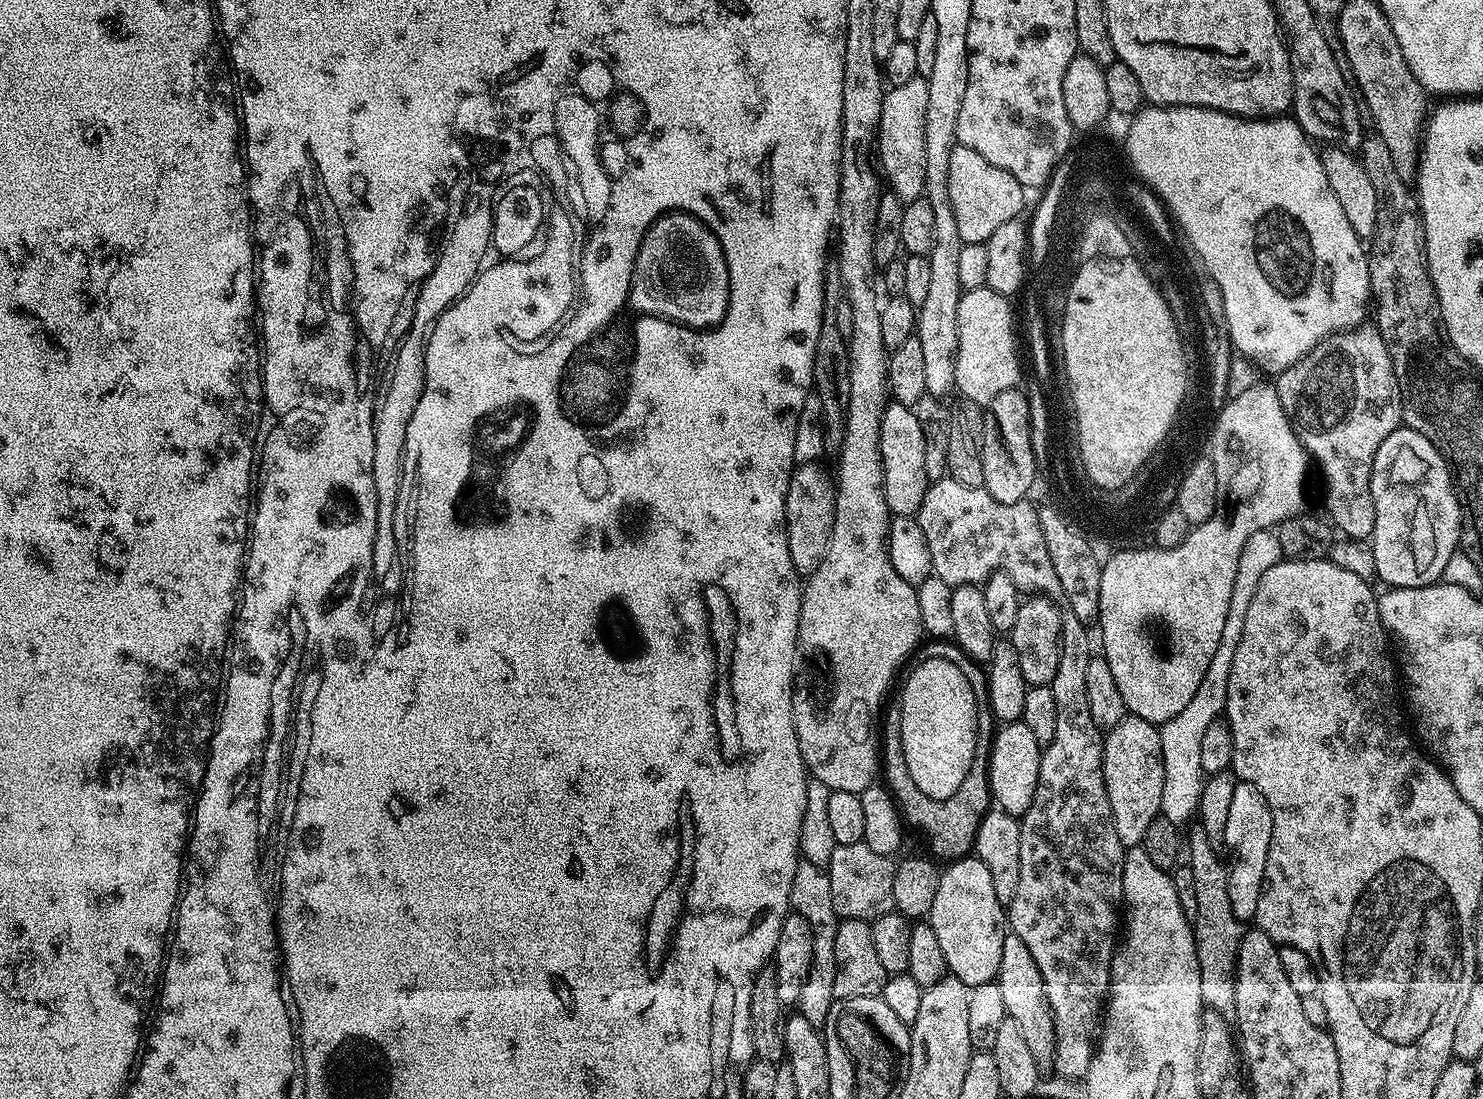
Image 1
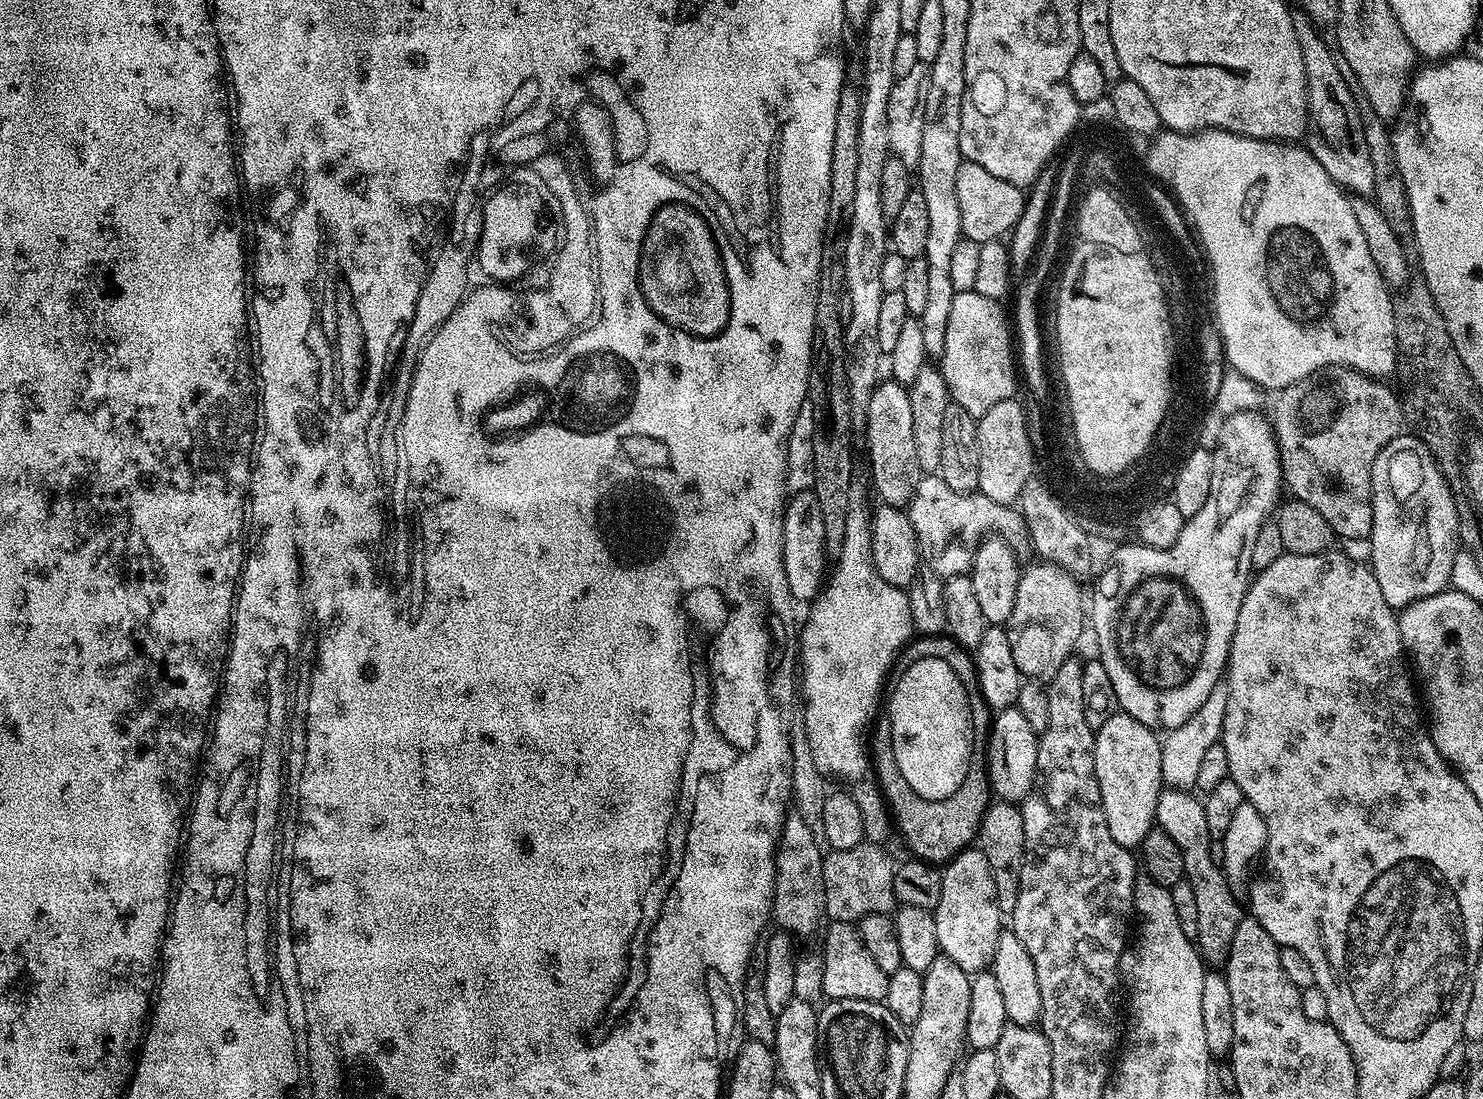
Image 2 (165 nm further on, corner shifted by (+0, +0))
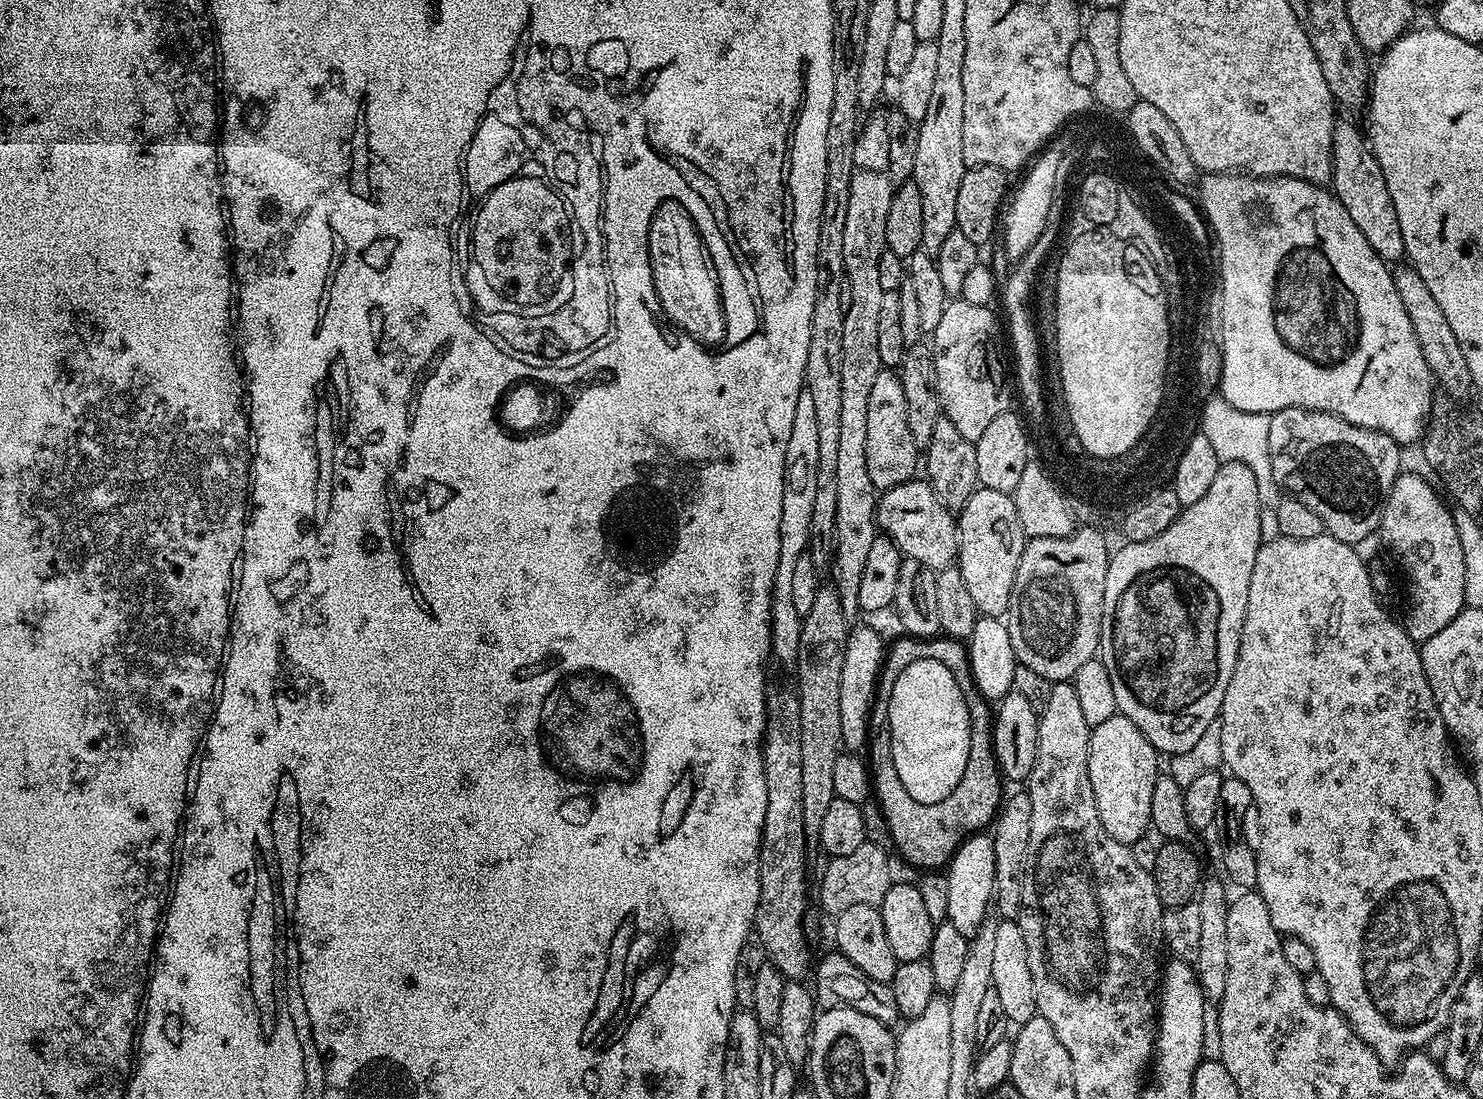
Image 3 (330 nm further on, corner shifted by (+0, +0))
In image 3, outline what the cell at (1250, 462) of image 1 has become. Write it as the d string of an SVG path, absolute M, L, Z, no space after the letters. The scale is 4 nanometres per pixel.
M1237 460L1221 463L1218 474L1214 474L1214 483L1198 502L1187 505L1180 517L1158 538L1150 542L1137 544L1125 543L1111 553L1106 570L1106 586L1104 587L1104 605L1102 606L1102 634L1100 635L1100 651L1098 658L1110 670L1110 683L1114 686L1114 698L1119 715L1130 718L1142 734L1155 746L1157 753L1175 754L1185 752L1206 732L1206 726L1217 723L1222 698L1226 694L1226 686L1230 686L1230 678L1234 674L1234 666L1238 662L1238 646L1242 626L1246 618L1246 598L1250 594L1250 574L1254 574L1254 558L1258 554L1262 541L1260 538L1260 499L1258 498L1258 482L1254 482L1254 474L1250 474L1250 466Z

